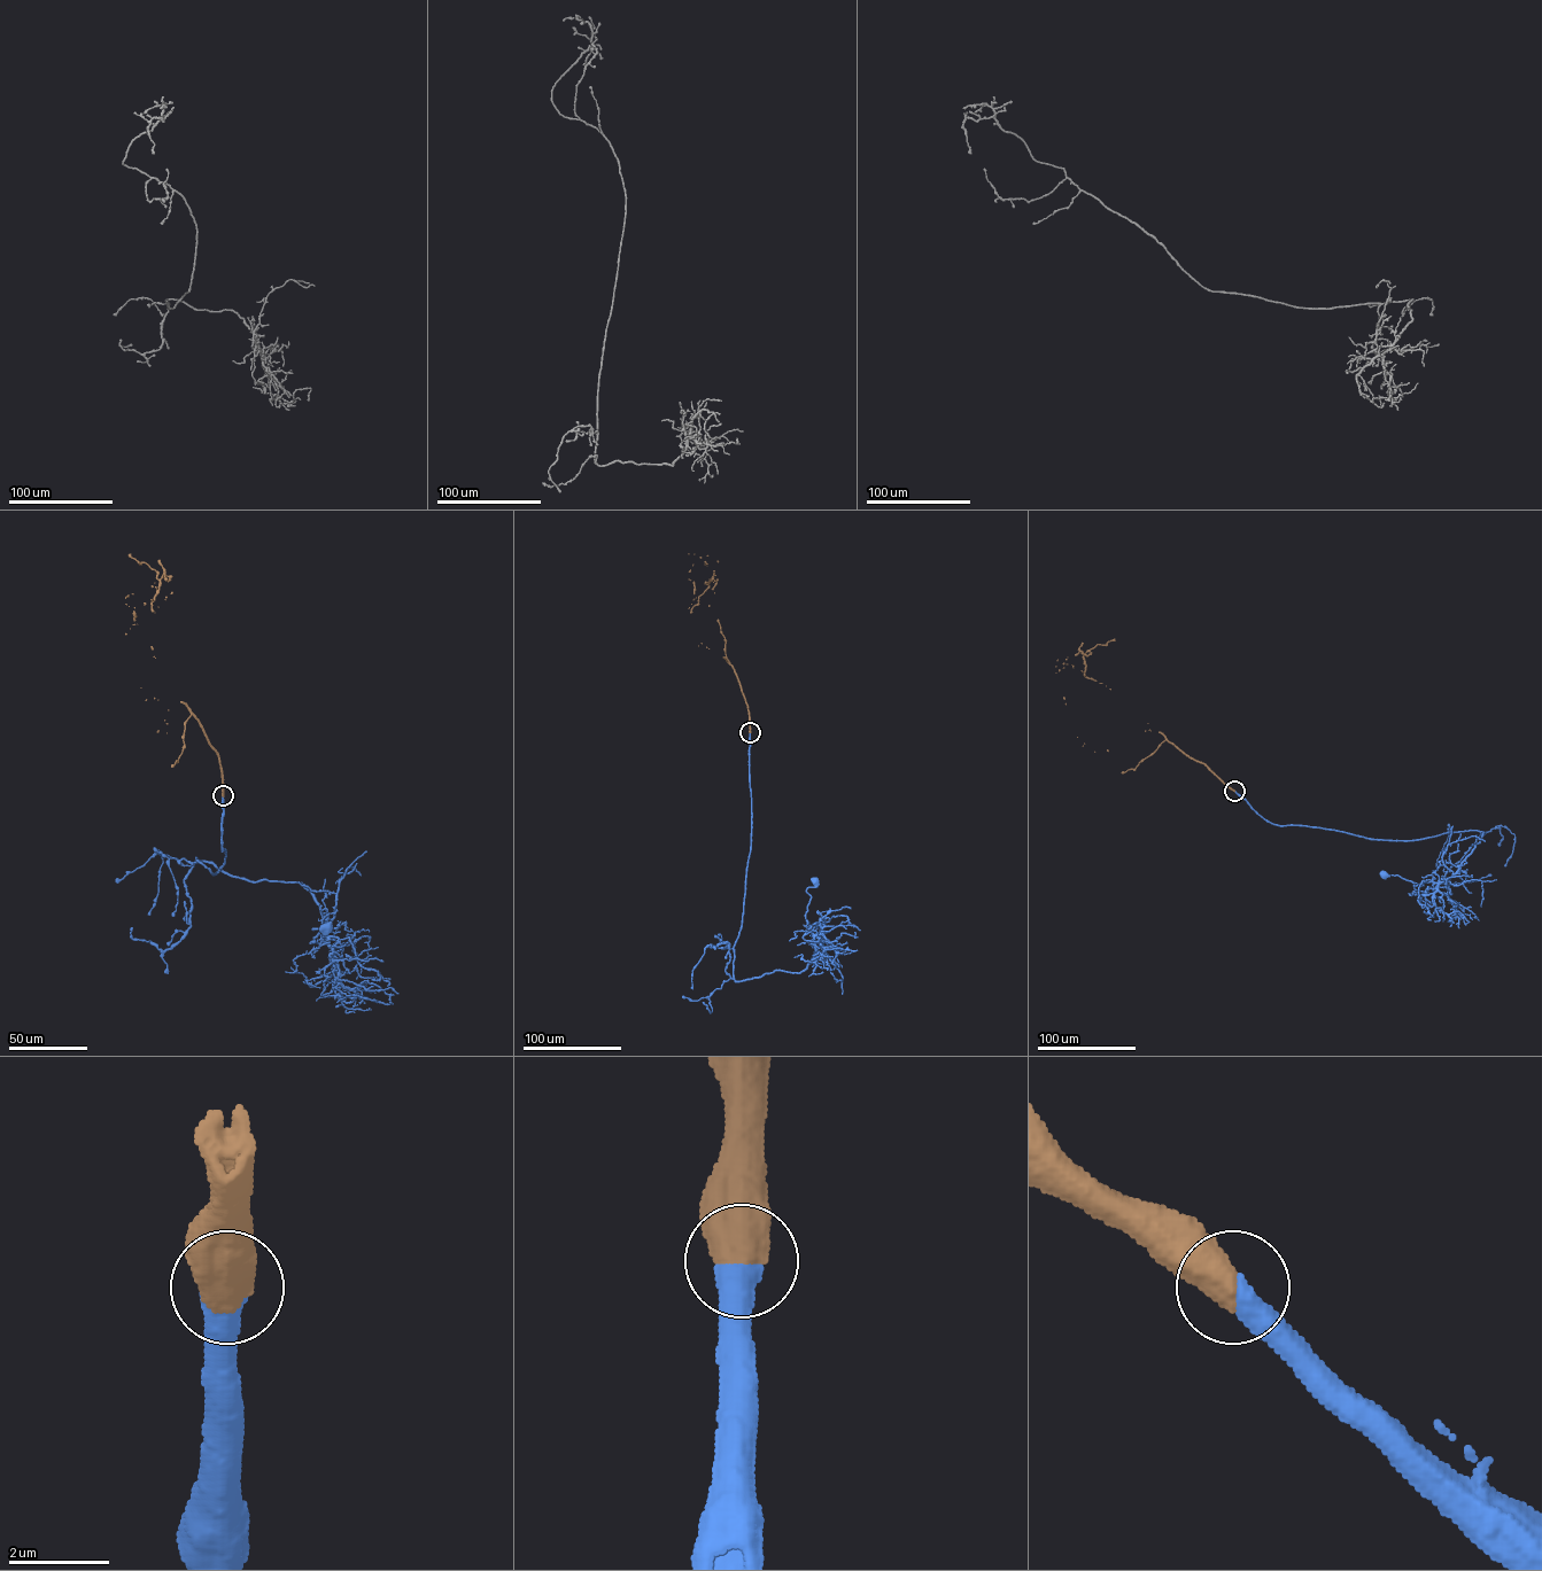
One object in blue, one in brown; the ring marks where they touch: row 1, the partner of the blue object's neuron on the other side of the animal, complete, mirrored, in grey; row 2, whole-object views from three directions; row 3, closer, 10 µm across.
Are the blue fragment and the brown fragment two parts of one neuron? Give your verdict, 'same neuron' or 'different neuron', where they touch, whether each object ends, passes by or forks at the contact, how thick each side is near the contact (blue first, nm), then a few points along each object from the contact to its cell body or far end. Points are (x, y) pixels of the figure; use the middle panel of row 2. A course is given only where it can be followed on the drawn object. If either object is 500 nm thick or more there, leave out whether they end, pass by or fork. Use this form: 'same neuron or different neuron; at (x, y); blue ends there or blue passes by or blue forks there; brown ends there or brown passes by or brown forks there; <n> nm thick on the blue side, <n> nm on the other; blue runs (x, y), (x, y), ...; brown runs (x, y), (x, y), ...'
same neuron; at (750, 732); 550 nm thick on the blue side, 700 nm on the other; blue runs (750, 732), (751, 847), (733, 948), (735, 980), (806, 967), (815, 953), (805, 918), (806, 889), (814, 881); brown runs (750, 732), (734, 669), (698, 645), (689, 607), (694, 583), (710, 582), (690, 613)

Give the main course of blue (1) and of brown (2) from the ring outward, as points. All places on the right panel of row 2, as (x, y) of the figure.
1: (1234, 791), (1264, 818), (1279, 825), (1391, 840), (1484, 832), (1459, 870), (1442, 880), (1417, 884), (1384, 875)
2: (1234, 791), (1161, 733), (1145, 730), (1147, 723), (1106, 685), (1085, 676), (1085, 653), (1098, 644), (1115, 640)

